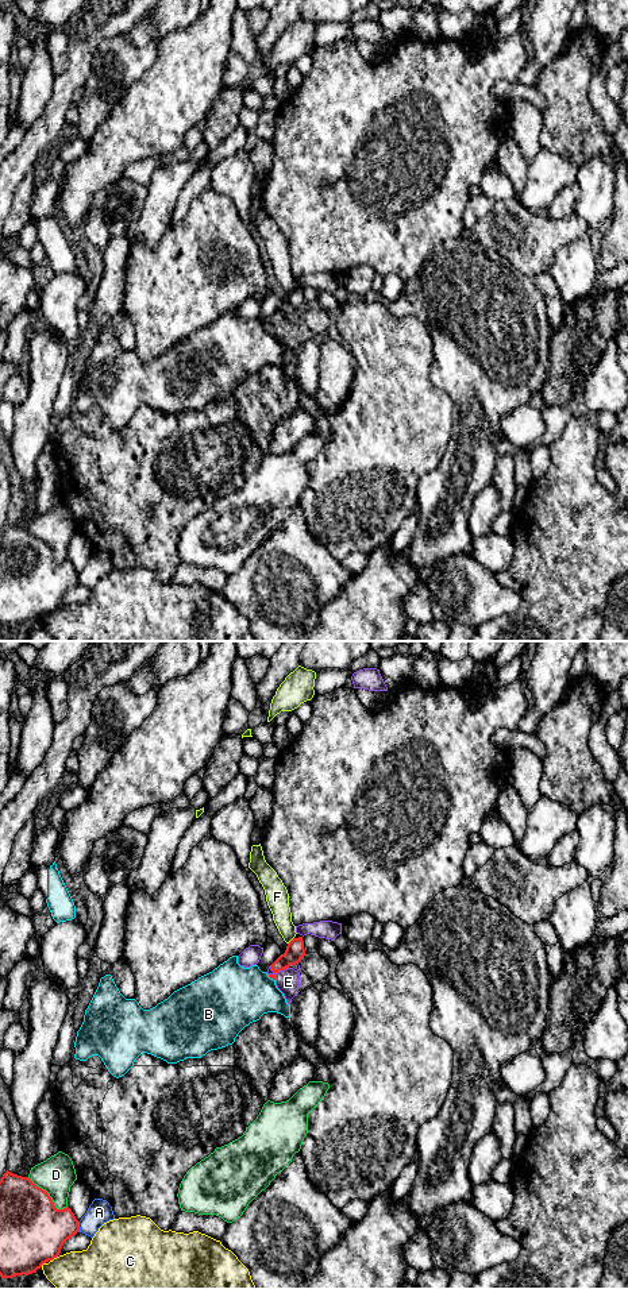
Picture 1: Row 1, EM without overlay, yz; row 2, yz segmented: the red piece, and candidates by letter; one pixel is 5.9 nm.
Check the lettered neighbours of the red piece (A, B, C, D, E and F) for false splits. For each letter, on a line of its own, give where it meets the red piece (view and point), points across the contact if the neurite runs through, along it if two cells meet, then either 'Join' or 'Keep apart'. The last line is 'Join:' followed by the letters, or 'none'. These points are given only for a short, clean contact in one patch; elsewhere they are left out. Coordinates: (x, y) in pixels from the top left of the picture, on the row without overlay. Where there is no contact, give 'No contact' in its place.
A: Touches red at yz (79, 579). Boundary: yz (77, 574), (80, 583). Keep apart
B: Touches red at yz (272, 330). Keep apart
C: Touches red at yz (53, 610). Keep apart
D: Touches red at yz (49, 548). Keep apart
E: Touches red at yz (278, 323). Keep apart
F: Touches red at yz (291, 293). Boundary: yz (293, 289), (288, 296). Keep apart
Join: none

